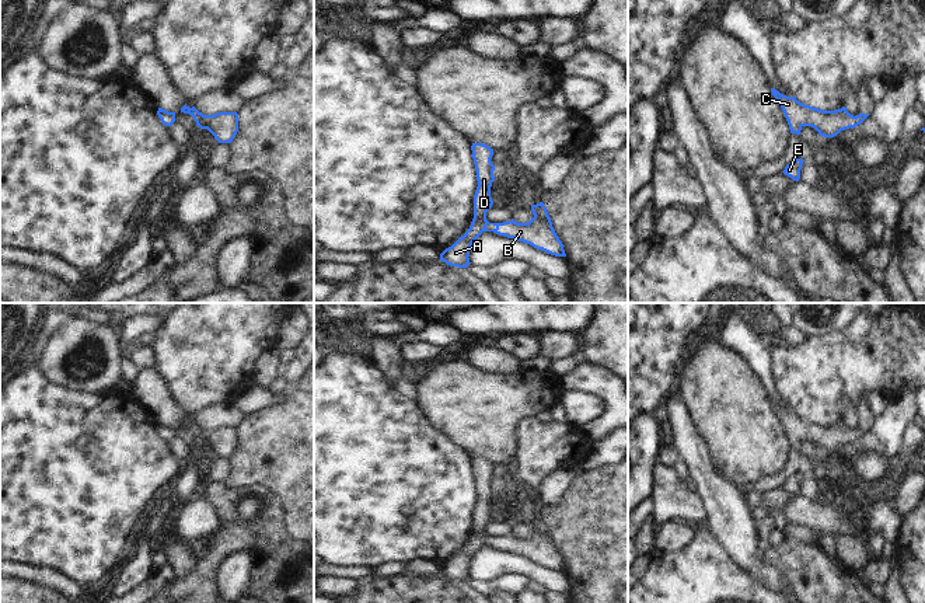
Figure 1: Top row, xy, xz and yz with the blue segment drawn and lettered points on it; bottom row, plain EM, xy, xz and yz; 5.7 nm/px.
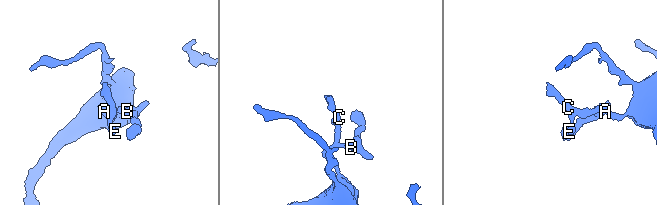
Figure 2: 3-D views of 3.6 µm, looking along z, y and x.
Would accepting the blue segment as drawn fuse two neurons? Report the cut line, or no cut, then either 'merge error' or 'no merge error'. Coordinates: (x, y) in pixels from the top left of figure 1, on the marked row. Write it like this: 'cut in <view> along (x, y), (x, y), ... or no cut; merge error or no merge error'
cut in xz along (488, 222), (482, 230); merge error

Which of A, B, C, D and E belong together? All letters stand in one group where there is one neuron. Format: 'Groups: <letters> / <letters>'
Groups: A C D E / B

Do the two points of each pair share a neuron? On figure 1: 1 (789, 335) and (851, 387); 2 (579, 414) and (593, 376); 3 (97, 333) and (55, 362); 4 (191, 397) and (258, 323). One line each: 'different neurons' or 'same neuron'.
1: different neurons
2: different neurons
3: same neuron
4: same neuron

